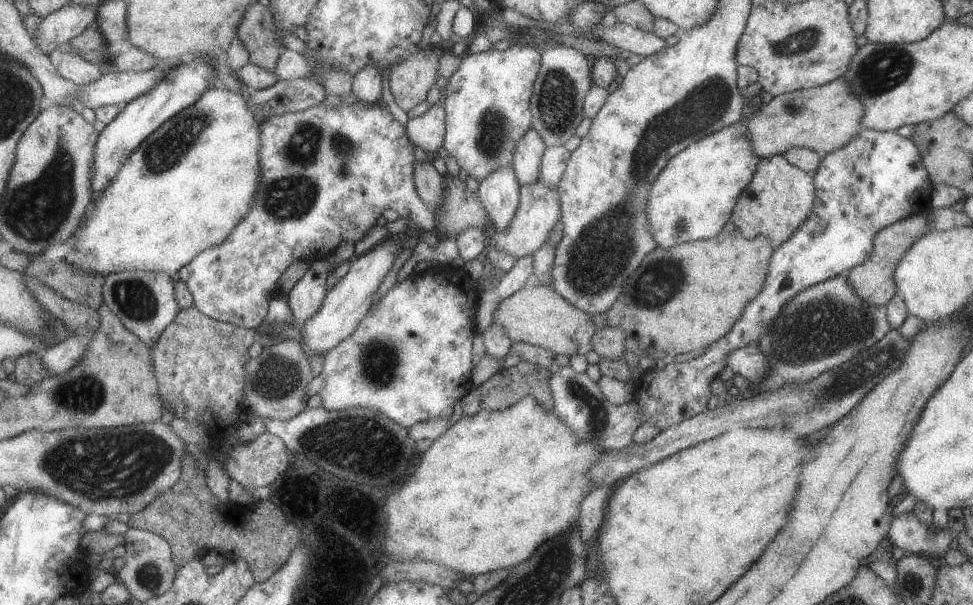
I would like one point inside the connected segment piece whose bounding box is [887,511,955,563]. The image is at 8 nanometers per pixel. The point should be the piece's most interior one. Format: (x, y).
(906, 532)

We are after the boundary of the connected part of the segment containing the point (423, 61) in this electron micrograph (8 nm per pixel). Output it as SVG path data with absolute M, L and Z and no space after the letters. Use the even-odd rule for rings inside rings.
M427 45L409 59L402 60L390 70L388 85L395 104L407 112L425 101L429 88L433 86L438 54Z

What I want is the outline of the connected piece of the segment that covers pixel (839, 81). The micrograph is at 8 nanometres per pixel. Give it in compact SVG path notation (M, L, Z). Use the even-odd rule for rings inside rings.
M839 77L824 85L775 95L768 103L761 104L749 119L743 119L743 122L748 128L751 148L759 158L783 154L786 150L795 147L808 148L824 156L845 146L863 129L860 125L863 113L864 108L860 104L860 100L855 93L851 92L848 82L843 77Z

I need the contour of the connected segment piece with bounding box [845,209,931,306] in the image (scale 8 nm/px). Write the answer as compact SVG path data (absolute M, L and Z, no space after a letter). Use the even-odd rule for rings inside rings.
M929 209L921 211L890 224L875 234L870 257L845 273L848 278L848 285L852 286L861 301L868 302L869 305L881 306L886 305L893 298L896 293L896 284L892 278L895 265L899 262L903 253L915 242L915 239L931 231L928 227L929 216Z

